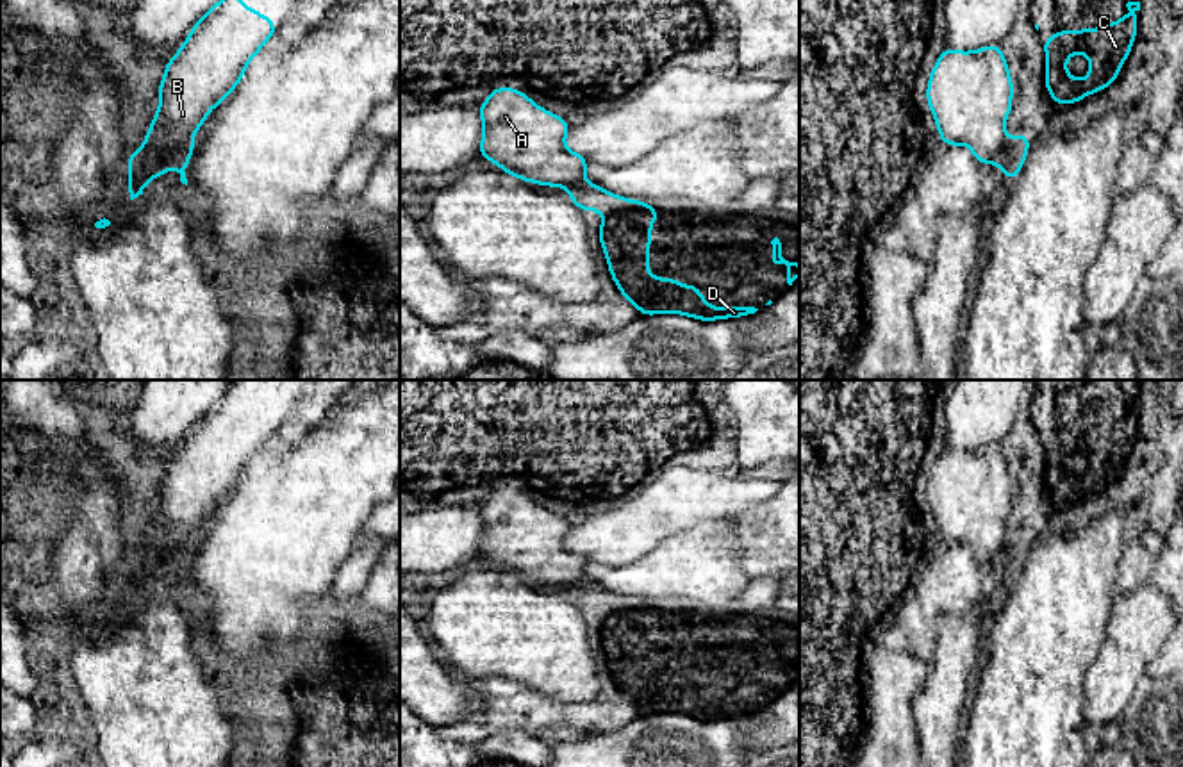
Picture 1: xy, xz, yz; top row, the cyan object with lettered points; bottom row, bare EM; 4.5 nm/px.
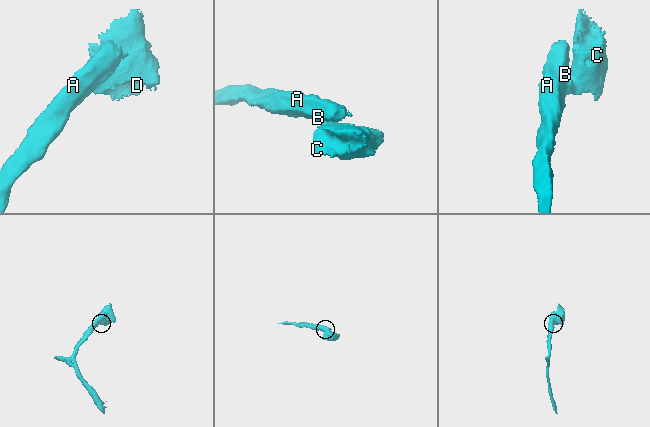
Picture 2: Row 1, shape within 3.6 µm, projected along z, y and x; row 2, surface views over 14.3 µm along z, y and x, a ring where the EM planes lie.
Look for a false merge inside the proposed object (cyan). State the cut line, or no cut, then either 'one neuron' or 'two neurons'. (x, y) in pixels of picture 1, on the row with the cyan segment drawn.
cut in yz along (1007, 140), (1000, 163); two neurons

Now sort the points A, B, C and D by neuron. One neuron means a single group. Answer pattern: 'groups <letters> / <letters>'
groups A B / C D

